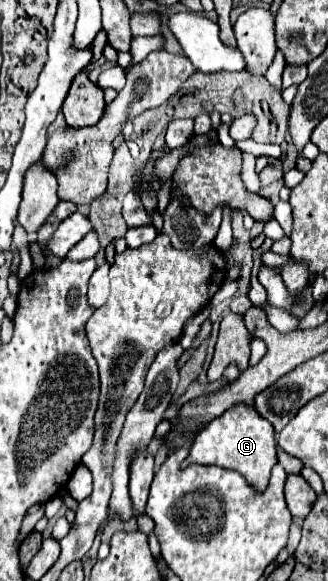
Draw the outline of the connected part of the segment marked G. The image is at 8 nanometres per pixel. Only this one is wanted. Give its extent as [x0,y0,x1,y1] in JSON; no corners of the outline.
[185,405,277,491]

